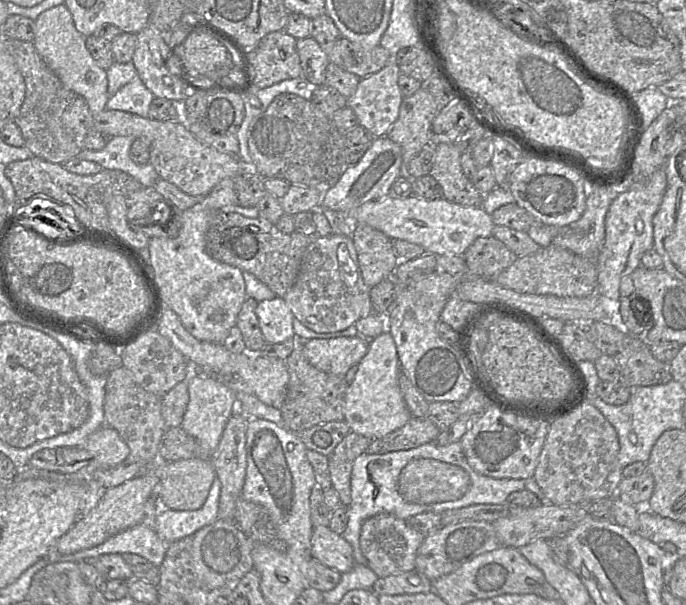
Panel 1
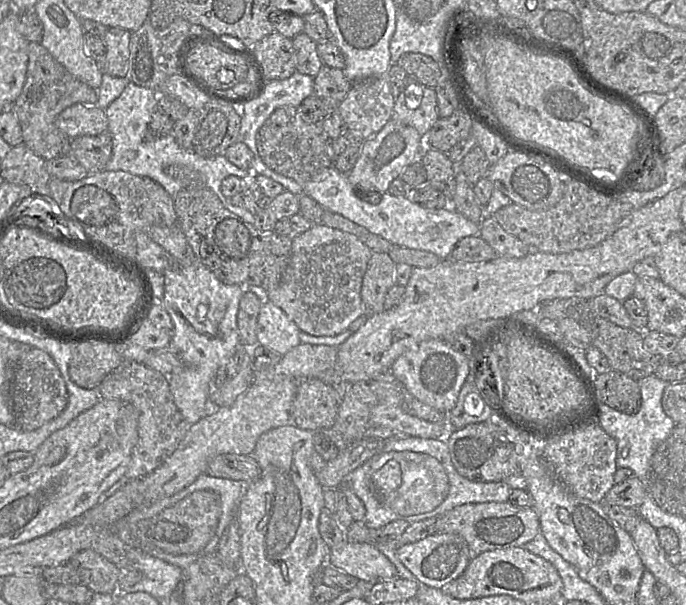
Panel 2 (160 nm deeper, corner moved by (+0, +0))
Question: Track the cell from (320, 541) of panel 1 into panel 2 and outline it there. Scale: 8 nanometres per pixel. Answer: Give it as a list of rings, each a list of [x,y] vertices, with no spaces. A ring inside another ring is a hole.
[[[346,541],[334,546],[328,551],[326,564],[370,583],[399,577],[390,560],[377,546],[368,543]]]

